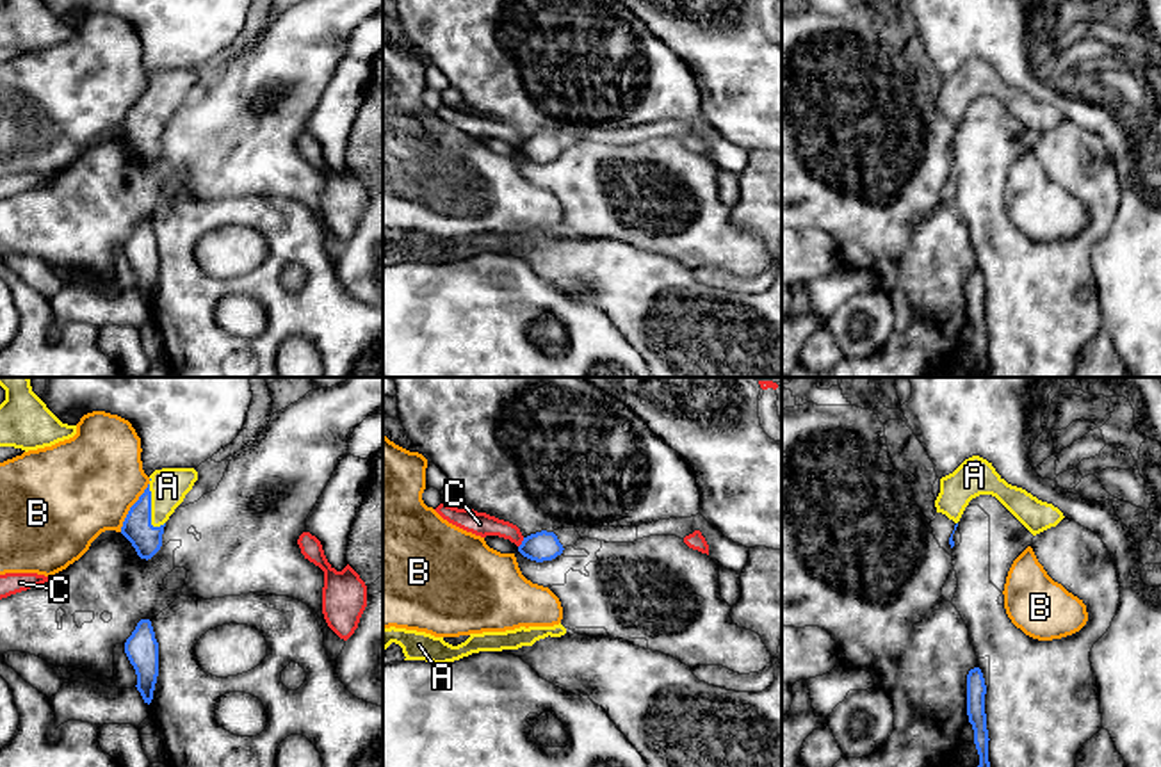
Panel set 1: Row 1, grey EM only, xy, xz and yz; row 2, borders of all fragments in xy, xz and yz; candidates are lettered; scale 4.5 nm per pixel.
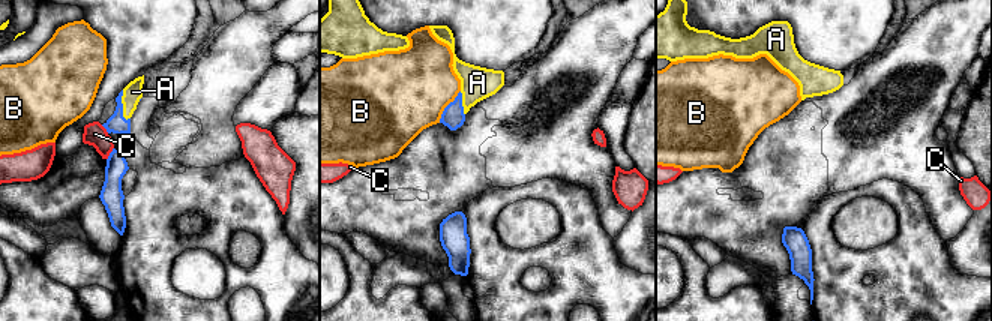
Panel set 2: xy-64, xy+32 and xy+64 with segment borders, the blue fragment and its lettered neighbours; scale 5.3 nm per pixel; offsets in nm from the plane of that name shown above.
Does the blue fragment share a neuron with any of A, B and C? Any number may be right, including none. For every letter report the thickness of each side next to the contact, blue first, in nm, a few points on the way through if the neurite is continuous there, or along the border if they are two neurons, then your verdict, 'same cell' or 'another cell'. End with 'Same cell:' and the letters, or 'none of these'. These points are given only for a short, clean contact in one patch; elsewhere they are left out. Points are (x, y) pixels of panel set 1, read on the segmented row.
A: 140 nm thick on the blue side, 170 nm on the other; runs through xy (146, 540), (150, 508), (168, 486); same cell
B: 140 nm thick on the blue side, 460 nm on the other; another cell
C: 130 nm thick on the blue side, 110 nm on the other; border along xz (524, 538), (519, 547); another cell
Same cell: A

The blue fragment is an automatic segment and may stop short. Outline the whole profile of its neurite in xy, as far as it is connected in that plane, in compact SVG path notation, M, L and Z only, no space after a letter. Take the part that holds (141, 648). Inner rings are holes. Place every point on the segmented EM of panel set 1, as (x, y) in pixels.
M141 619L125 642L125 653L137 674L137 690L151 703L158 676L158 642L150 619Z

